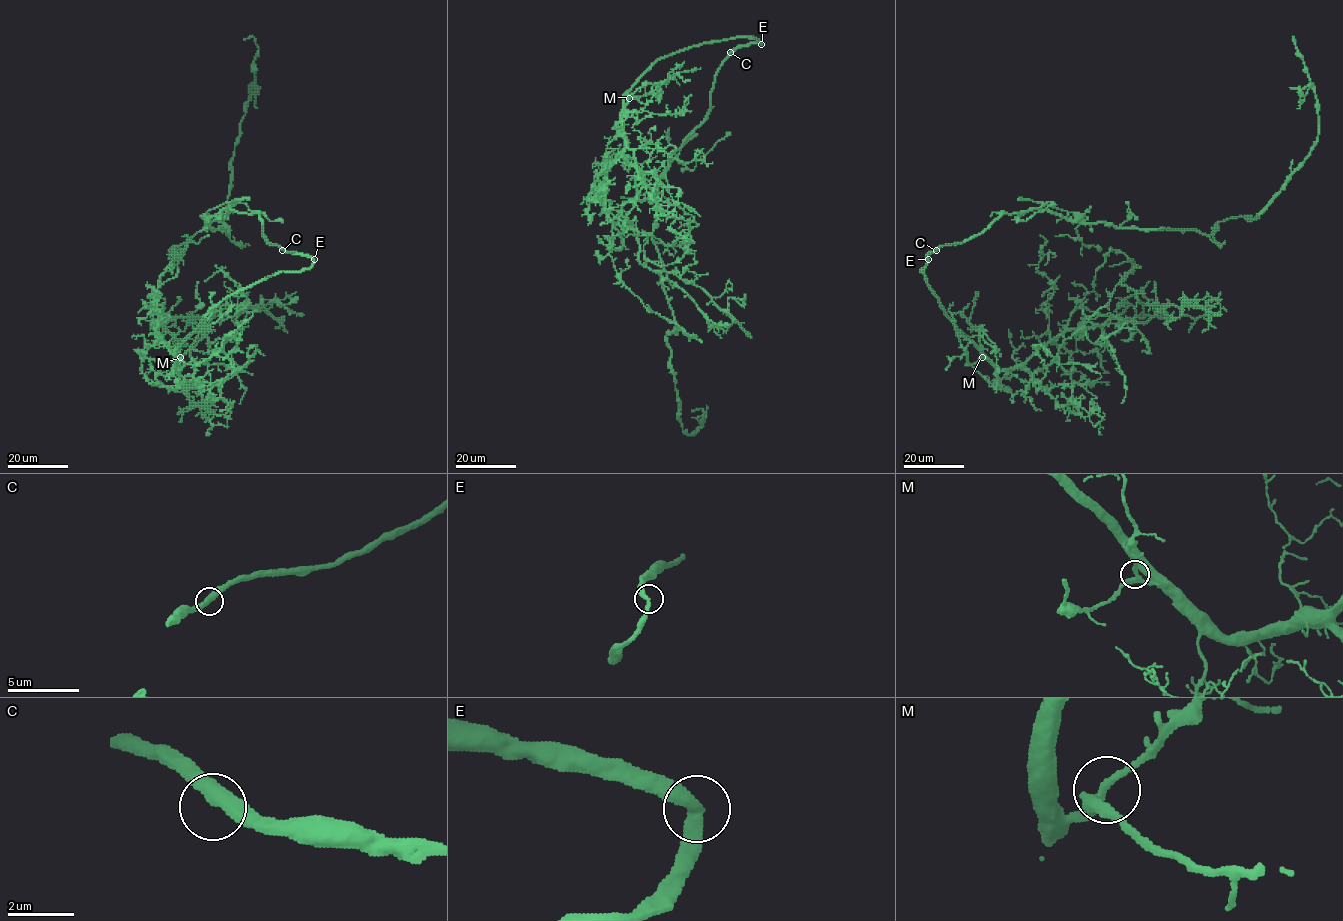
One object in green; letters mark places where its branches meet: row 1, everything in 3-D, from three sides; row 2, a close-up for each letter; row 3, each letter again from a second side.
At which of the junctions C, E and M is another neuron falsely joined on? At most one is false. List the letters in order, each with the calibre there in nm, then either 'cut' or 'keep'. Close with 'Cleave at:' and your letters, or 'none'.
C: 440 nm | keep
E: 360 nm | keep
M: 300 nm | keep
Cleave at: none

